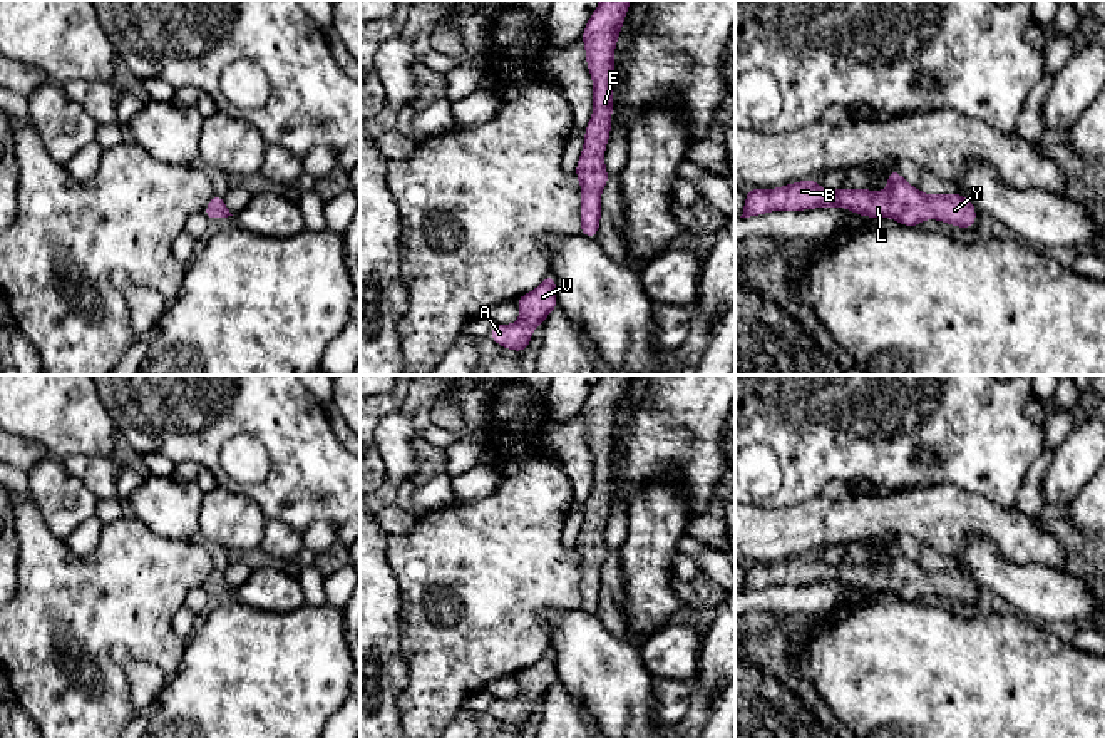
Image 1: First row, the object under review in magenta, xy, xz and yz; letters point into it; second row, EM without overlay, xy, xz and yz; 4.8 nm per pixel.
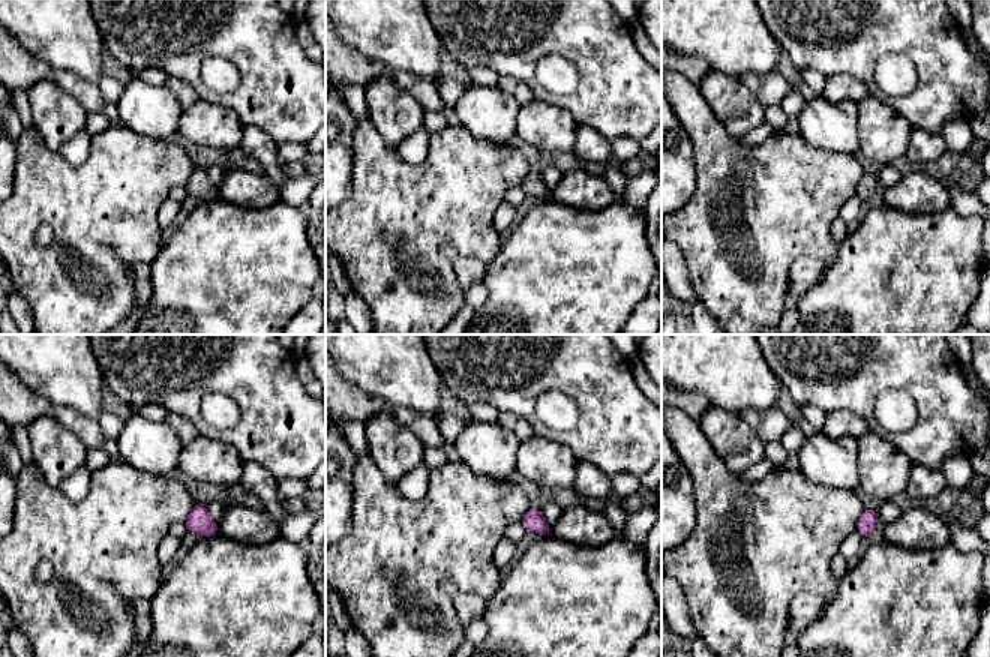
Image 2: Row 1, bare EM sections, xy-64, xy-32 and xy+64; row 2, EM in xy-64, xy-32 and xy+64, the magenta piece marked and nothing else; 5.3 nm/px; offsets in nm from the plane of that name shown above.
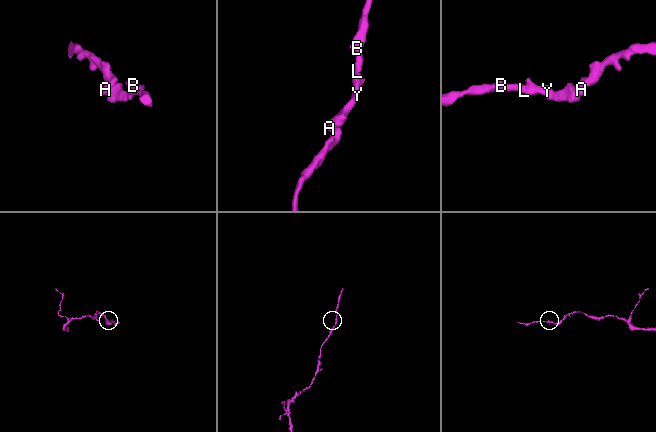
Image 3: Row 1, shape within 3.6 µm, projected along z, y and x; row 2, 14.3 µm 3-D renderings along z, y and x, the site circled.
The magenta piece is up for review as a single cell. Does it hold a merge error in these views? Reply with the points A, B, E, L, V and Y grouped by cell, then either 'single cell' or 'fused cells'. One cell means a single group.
A B E L V Y | single cell

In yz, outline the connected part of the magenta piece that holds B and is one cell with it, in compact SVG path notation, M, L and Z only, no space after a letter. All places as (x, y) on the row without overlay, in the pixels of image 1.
M897 544L887 546L887 564L822 564L814 552L775 564L747 564L743 589L762 591L770 586L805 586L815 582L845 582L866 592L891 592L902 601L916 602L934 592L949 601L971 604L976 599L976 581L959 567L923 569L907 559Z

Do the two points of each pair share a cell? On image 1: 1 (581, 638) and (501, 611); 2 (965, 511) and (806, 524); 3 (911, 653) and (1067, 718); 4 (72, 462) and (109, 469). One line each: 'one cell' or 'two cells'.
1: two cells
2: one cell
3: one cell
4: one cell

